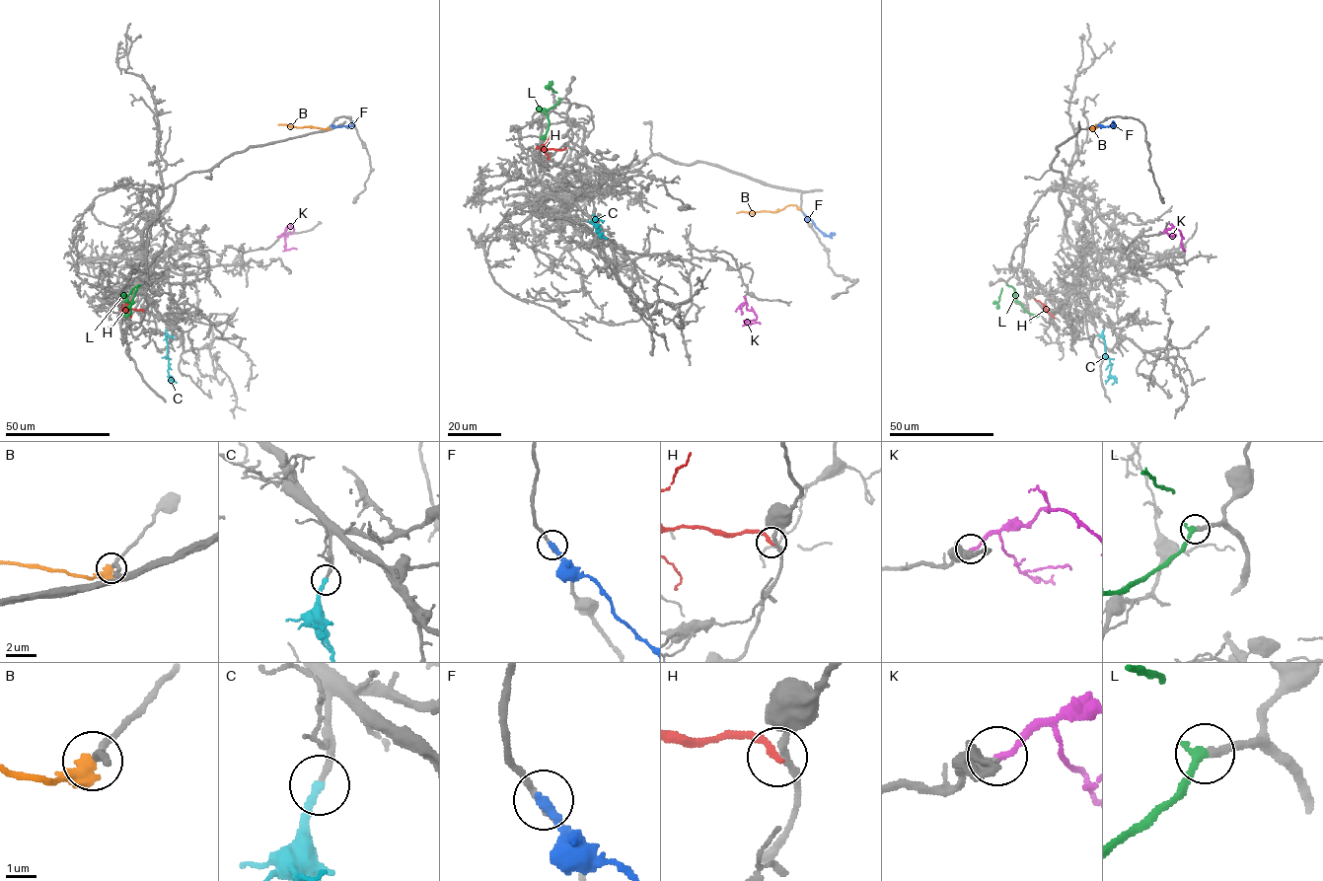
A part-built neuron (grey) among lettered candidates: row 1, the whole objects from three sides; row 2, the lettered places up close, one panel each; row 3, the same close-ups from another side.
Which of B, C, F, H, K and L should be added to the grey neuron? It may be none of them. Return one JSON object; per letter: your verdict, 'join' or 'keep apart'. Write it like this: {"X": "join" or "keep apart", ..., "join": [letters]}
{"B": "keep apart", "C": "join", "F": "keep apart", "H": "keep apart", "K": "keep apart", "L": "join", "join": ["C", "L"]}

